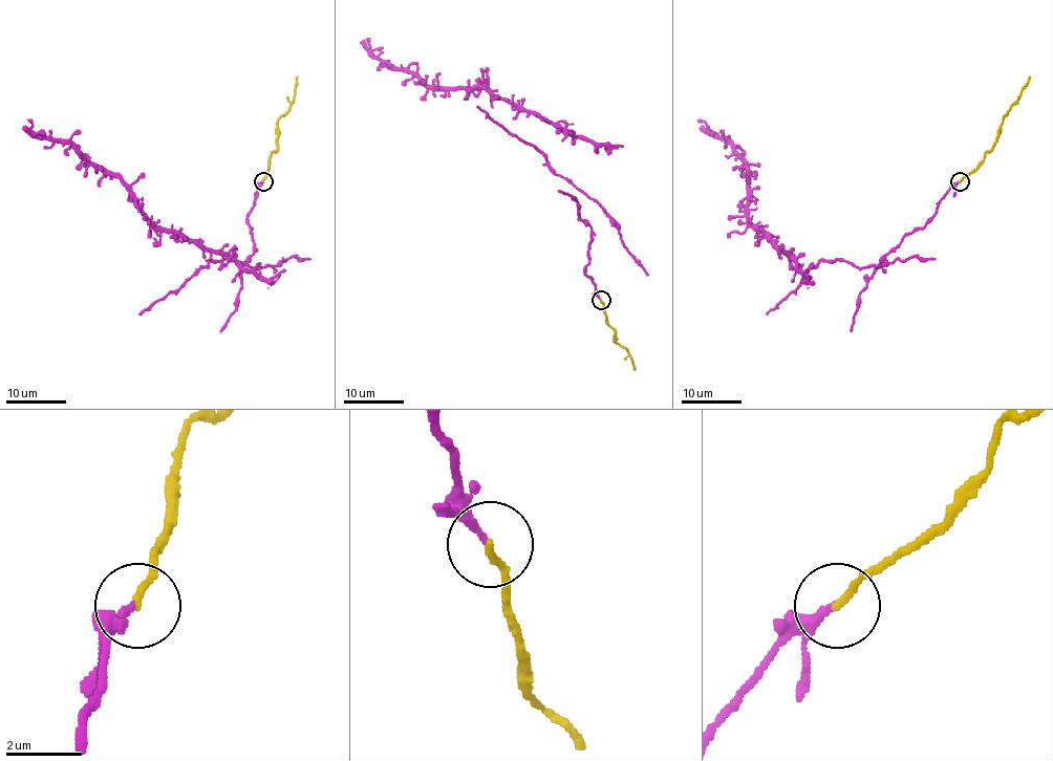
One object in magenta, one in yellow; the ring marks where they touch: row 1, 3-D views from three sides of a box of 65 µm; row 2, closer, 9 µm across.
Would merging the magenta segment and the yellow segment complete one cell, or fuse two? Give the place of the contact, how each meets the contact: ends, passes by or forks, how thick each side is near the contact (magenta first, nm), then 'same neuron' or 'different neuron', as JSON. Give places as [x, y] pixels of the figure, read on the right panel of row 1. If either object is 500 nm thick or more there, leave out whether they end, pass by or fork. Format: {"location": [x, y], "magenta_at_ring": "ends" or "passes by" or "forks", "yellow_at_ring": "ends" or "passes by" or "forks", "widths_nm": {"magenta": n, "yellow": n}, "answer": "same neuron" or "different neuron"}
{"location": [960, 181], "magenta_at_ring": "ends", "yellow_at_ring": "ends", "widths_nm": {"magenta": 200, "yellow": 180}, "answer": "same neuron"}

